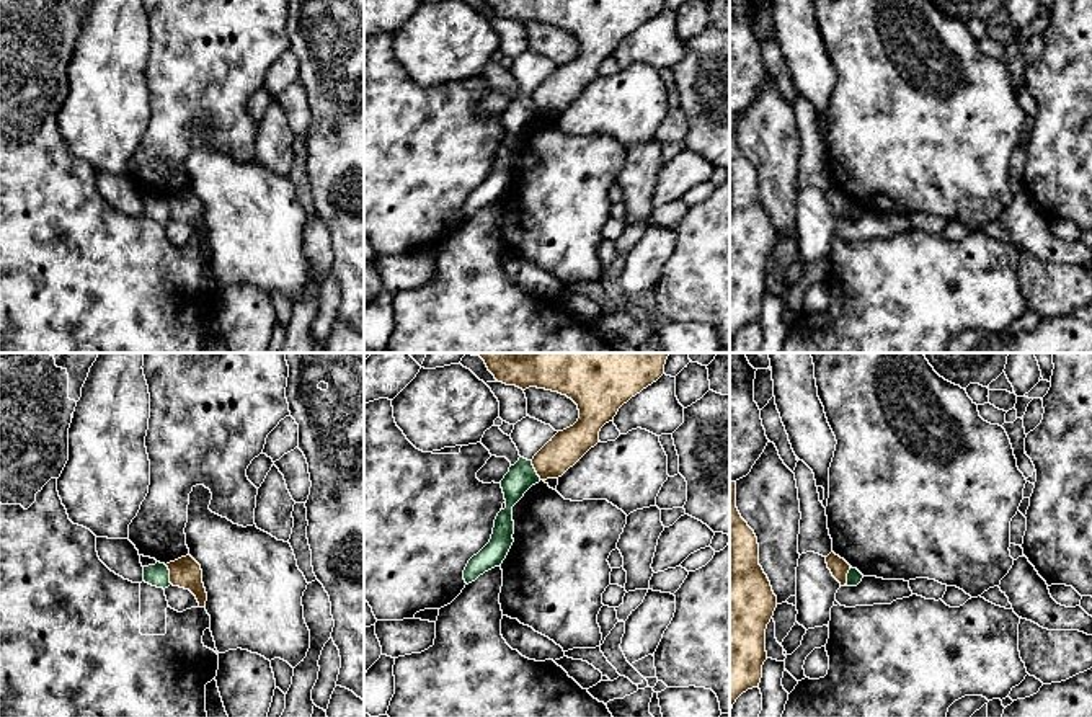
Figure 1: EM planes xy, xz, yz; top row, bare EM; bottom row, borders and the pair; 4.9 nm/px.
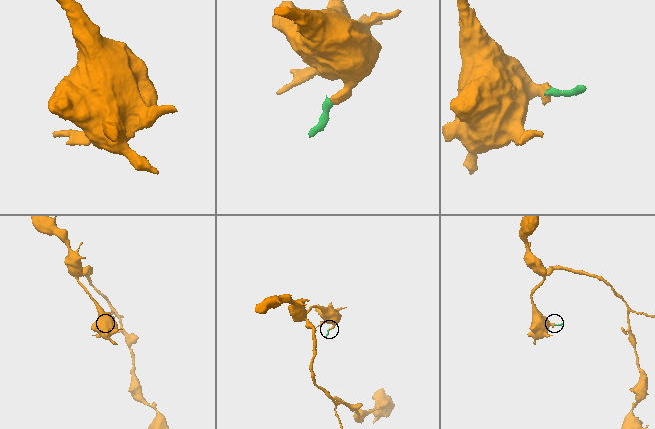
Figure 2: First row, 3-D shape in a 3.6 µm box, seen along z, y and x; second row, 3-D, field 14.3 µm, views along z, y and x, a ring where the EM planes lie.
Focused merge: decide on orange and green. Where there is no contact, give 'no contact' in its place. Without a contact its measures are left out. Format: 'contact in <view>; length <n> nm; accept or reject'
contact in xy; length 100 nm; reject

